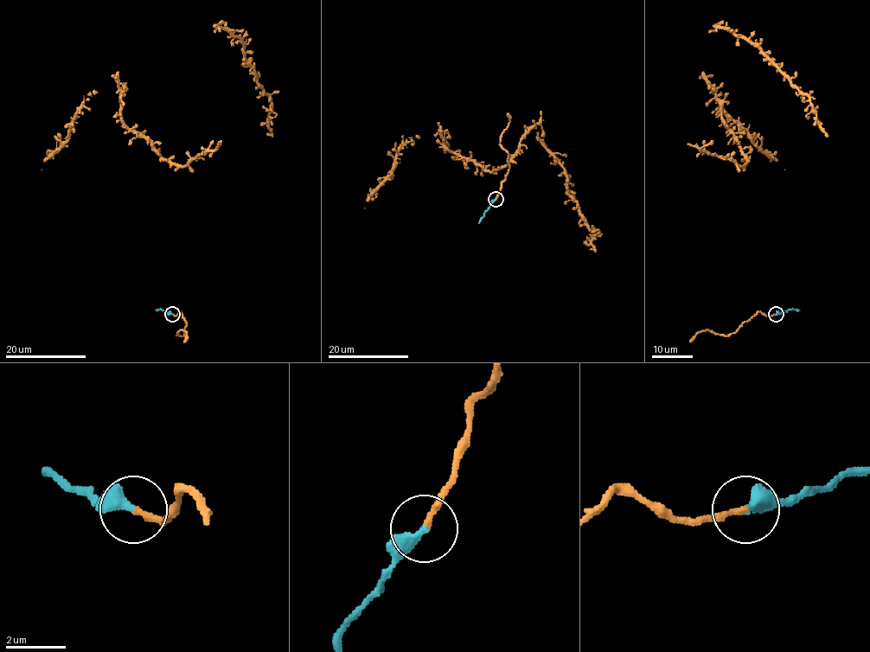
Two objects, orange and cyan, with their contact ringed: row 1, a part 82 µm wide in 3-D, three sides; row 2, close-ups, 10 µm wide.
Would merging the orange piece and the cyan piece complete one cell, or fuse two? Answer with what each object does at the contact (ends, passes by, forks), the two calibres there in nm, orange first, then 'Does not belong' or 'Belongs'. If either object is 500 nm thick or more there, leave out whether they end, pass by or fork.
At the ring orange ends. At the ring cyan ends. Thickness 190 nm (orange) against 380 nm. Belongs

